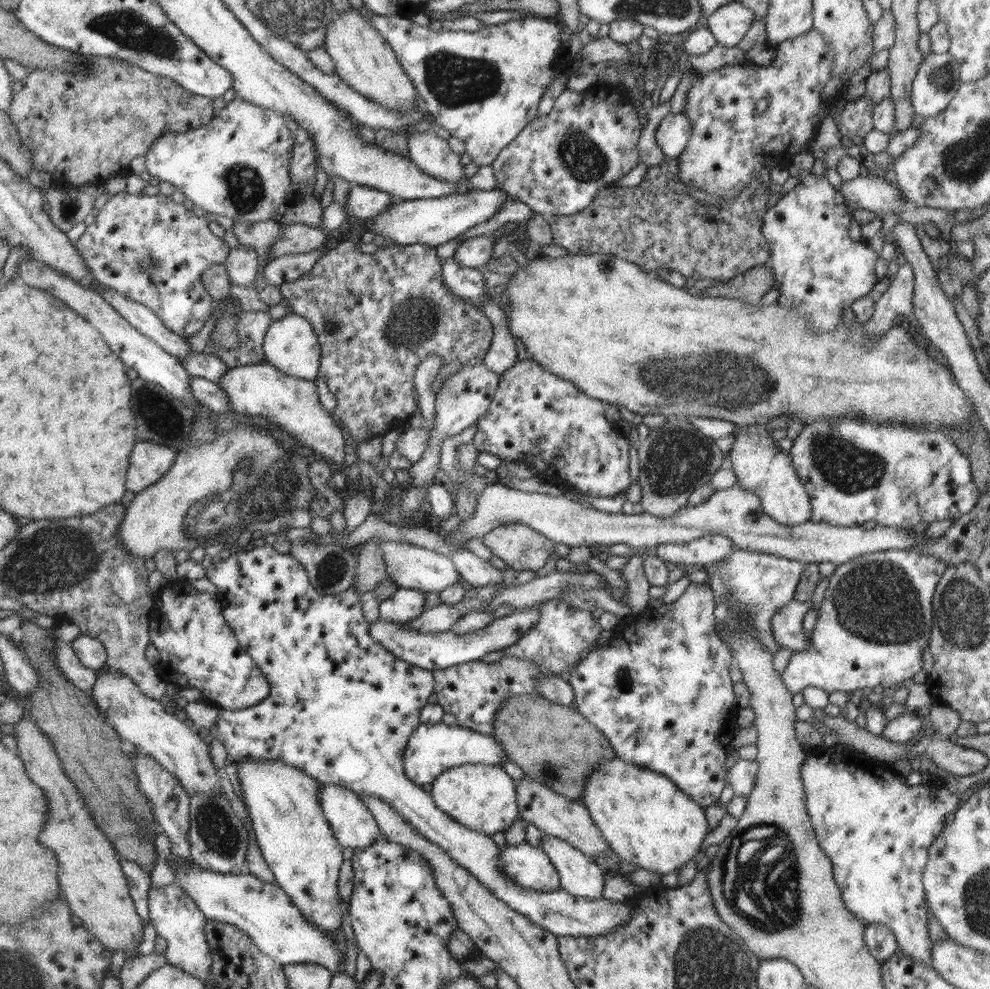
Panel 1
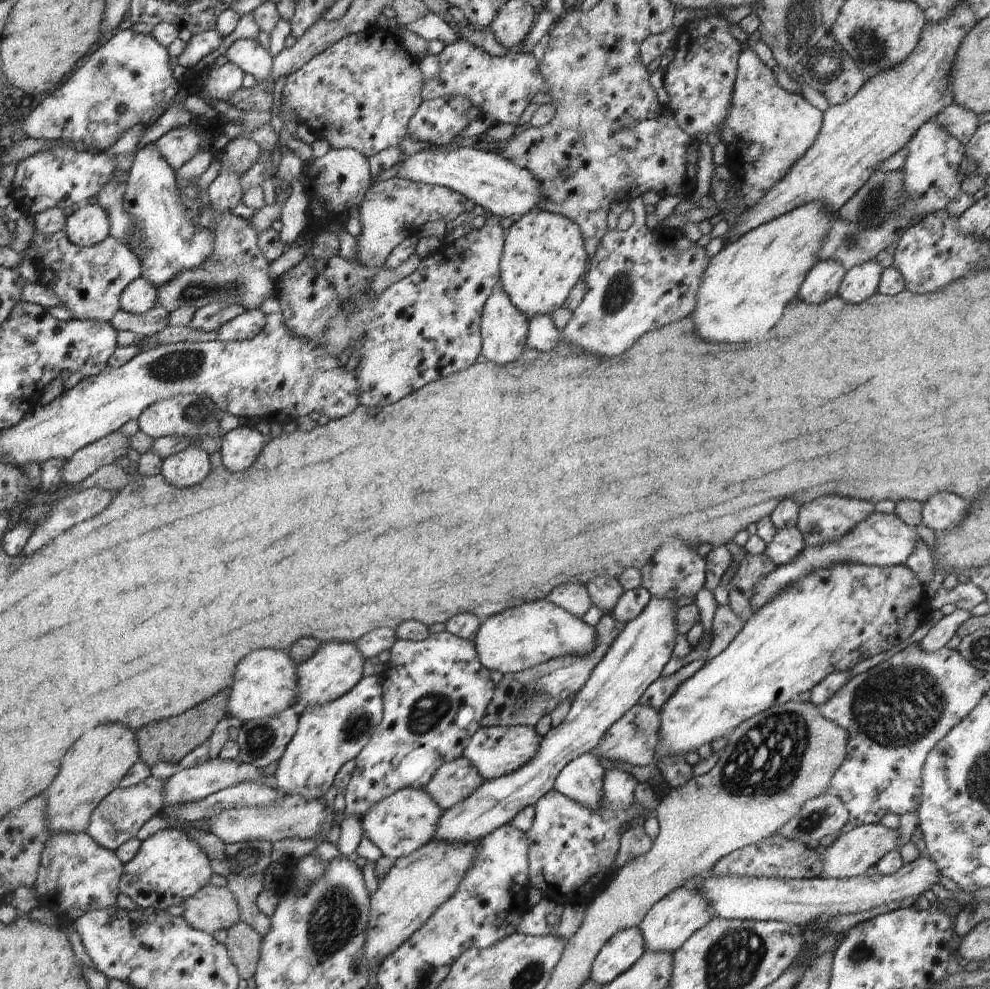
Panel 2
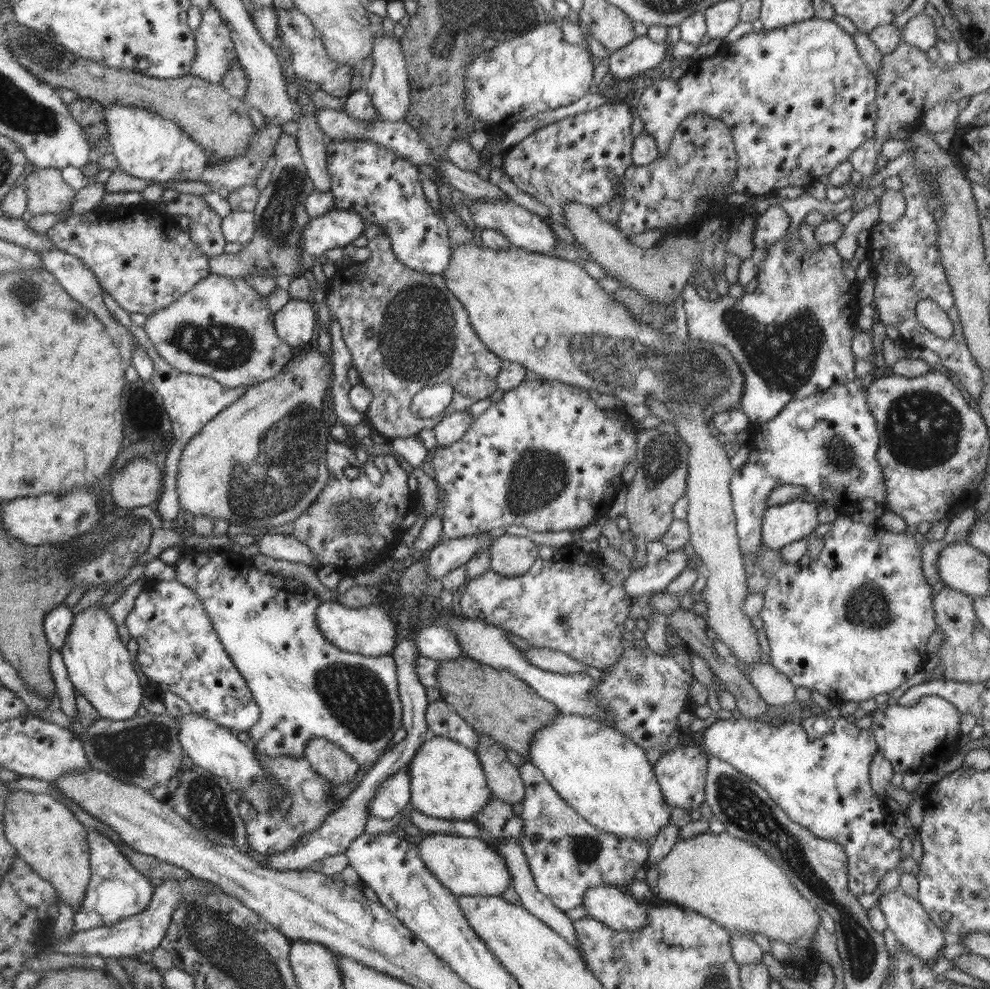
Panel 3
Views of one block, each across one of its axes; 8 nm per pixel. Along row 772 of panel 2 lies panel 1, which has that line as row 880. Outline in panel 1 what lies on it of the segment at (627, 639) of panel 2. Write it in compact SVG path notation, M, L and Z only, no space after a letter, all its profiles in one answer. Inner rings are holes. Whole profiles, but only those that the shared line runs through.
M527 842L501 848L499 864L510 880L524 888L540 891L560 890L559 874L540 847Z

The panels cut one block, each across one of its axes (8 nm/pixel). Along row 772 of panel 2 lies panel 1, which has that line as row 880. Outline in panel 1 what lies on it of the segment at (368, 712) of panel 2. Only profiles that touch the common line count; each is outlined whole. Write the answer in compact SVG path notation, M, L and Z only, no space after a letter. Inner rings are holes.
M240 760L240 762L235 762L235 765L241 794L243 794L243 804L249 812L257 844L276 882L292 899L293 905L304 915L304 918L316 923L319 929L328 933L335 940L336 930L341 929L342 920L349 916L349 905L342 902L338 894L338 876L344 860L343 848L333 835L333 830L320 806L321 783L308 776L302 769L280 761Z

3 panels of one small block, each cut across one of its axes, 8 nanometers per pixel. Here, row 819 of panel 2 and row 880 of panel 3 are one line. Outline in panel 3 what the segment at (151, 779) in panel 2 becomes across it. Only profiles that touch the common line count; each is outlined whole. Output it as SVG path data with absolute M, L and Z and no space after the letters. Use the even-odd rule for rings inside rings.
M89 830L86 841L90 849L91 876L84 900L74 914L74 929L83 931L97 926L110 926L121 918L131 917L146 910L155 889L149 877L136 870L106 835L97 830Z

